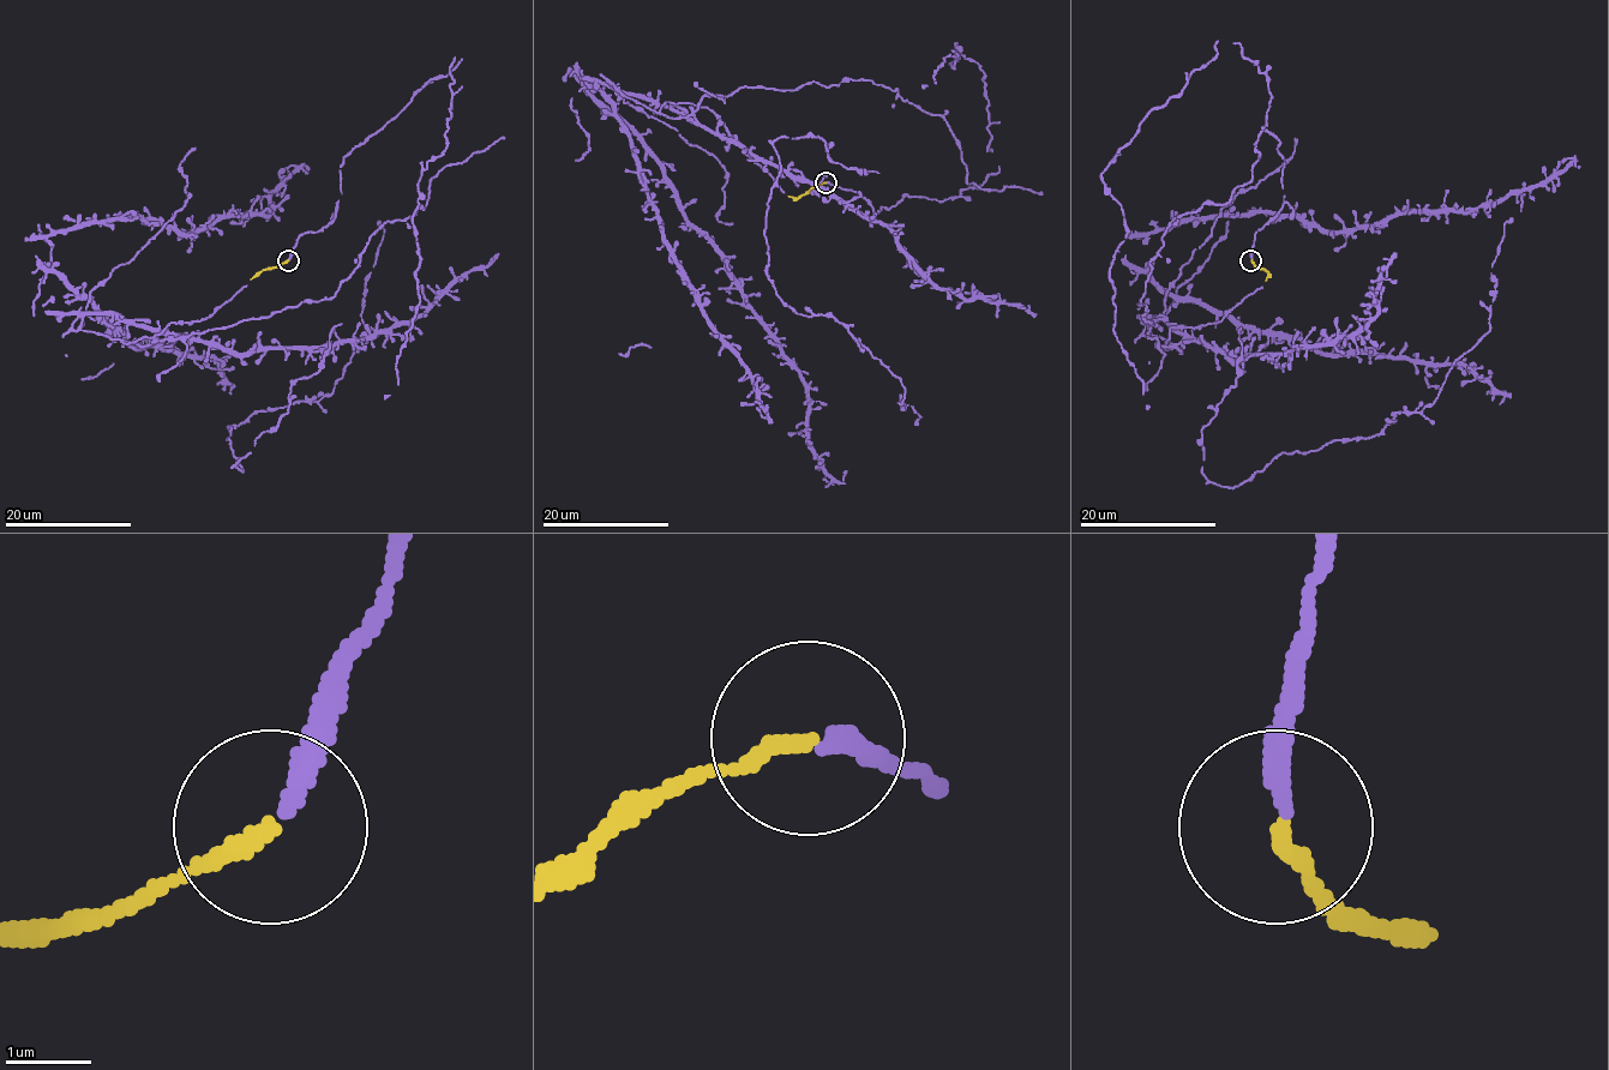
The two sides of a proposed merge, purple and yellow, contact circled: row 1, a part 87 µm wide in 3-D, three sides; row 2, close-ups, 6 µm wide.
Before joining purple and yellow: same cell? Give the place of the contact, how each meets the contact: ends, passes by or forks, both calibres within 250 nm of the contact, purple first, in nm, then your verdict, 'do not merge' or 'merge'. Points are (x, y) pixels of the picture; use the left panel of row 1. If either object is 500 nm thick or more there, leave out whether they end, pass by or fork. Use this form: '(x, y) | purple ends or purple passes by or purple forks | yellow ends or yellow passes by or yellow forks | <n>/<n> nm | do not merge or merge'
(288, 260) | purple ends | yellow ends | 240/180 nm | merge

